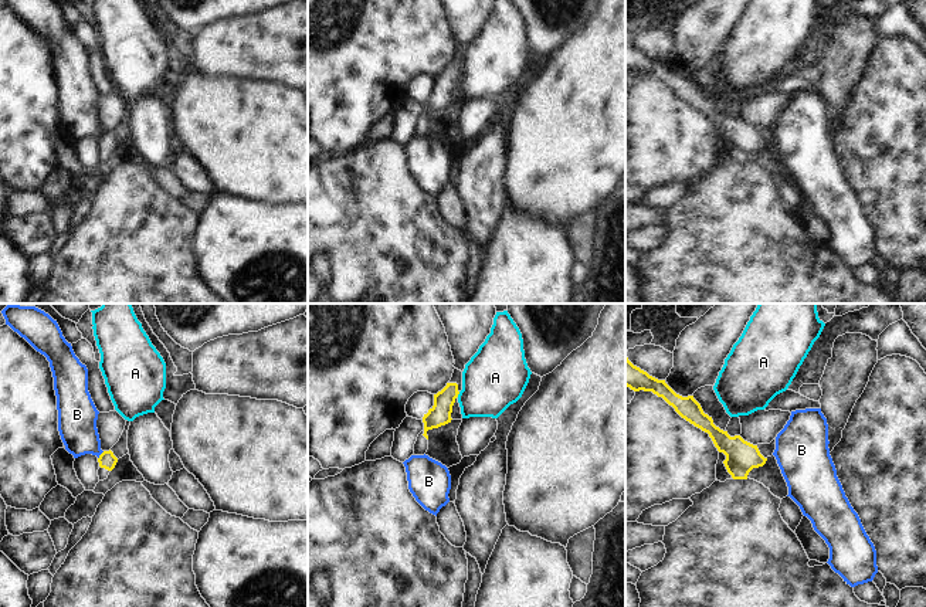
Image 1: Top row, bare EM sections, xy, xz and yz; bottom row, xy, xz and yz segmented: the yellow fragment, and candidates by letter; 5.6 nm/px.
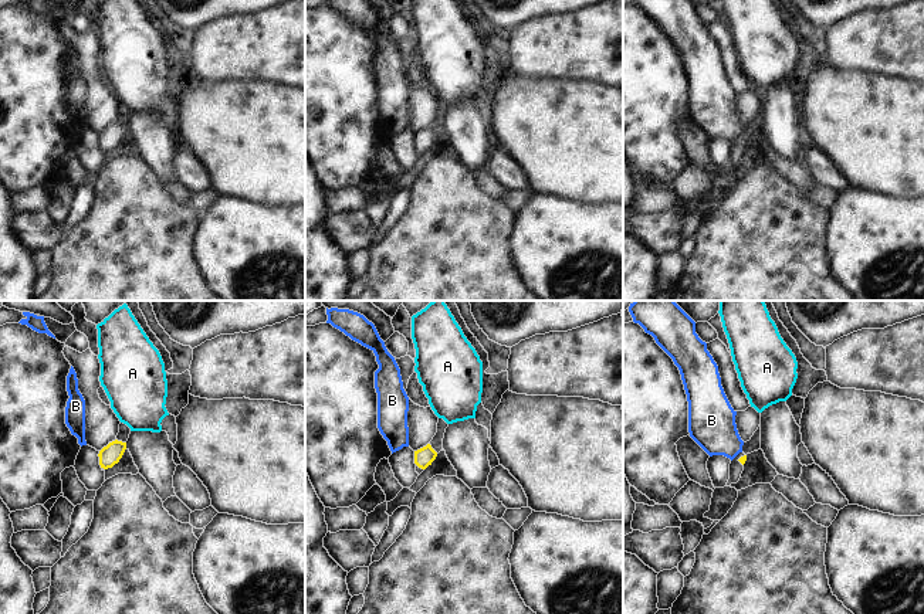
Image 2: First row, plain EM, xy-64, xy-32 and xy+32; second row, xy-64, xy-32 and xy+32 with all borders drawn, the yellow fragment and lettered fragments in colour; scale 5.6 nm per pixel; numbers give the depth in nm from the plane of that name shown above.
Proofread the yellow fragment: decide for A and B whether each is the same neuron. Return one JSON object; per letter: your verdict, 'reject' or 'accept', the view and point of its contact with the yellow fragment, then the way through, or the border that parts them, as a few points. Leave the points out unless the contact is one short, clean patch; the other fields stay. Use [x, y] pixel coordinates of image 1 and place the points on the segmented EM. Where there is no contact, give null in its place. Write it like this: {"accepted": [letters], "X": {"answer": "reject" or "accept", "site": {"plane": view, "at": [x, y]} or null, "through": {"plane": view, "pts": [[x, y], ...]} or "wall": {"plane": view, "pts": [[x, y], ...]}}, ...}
{"accepted": [], "A": {"answer": "reject", "site": {"plane": "xz", "at": [458, 393]}, "wall": {"plane": "xz", "pts": [[460, 392], [457, 396]]}}, "B": {"answer": "reject", "site": {"plane": "xy", "at": [99, 455]}, "wall": {"plane": "xy", "pts": [[104, 451], [98, 458]]}}}

